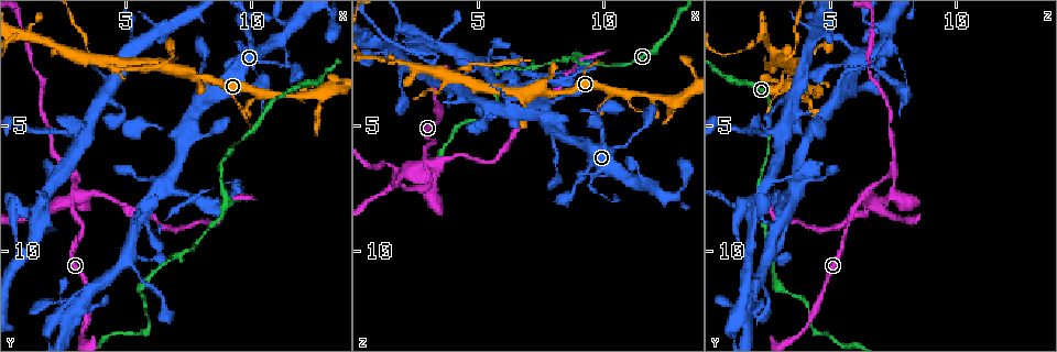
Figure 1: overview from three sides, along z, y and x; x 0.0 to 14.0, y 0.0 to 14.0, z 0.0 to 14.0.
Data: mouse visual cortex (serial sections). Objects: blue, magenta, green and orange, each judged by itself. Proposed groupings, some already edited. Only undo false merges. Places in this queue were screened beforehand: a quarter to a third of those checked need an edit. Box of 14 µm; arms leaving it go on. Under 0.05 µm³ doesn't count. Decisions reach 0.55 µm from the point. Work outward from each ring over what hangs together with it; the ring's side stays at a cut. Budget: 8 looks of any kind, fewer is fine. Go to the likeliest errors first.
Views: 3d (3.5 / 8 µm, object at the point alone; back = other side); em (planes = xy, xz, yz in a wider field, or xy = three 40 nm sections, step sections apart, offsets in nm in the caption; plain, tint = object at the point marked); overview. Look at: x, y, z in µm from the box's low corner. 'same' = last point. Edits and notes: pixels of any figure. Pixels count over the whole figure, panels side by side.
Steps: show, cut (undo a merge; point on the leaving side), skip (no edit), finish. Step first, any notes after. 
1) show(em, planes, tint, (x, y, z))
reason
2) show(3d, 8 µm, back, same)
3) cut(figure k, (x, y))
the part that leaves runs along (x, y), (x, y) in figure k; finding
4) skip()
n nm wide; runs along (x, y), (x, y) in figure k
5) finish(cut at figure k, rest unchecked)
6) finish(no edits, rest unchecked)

show(3d, 3.5 µm, (2.2, 12.0, 2.1))

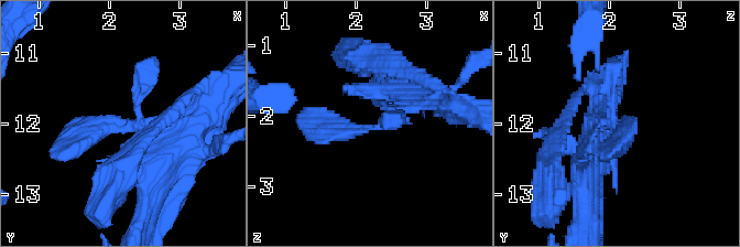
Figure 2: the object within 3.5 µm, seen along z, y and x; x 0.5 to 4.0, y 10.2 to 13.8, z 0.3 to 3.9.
show(em, xy, step 1, tint, (2.15, 12.05, 2.20))

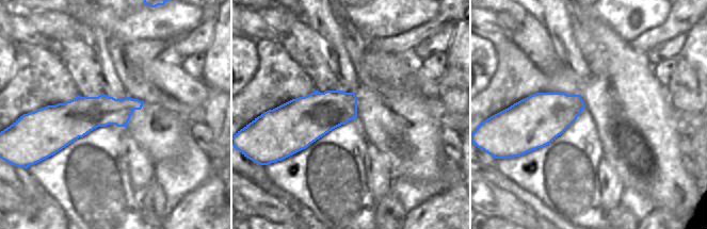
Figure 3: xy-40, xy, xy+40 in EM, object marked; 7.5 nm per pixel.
skip()
320 nm wide; runs along (430, 97), (368, 129), (304, 115) in figure 2; one cell here

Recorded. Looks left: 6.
show(3d, 3.5 µm, back, (4.0, 2.3, 3.2))
sharp bend

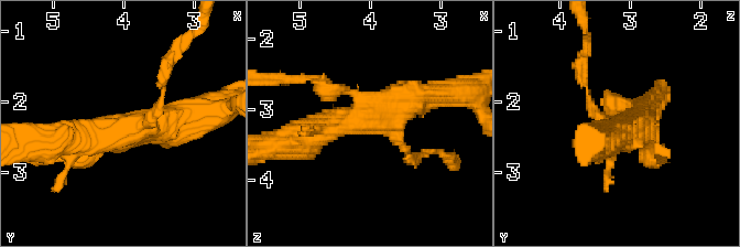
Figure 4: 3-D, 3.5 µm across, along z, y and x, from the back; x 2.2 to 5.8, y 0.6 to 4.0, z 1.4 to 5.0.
show(em, xy, step 1, tint, (4.10, 2.40, 3.10))
4 arms; arms of 150, 200, 450, 450 nm; need the tissue

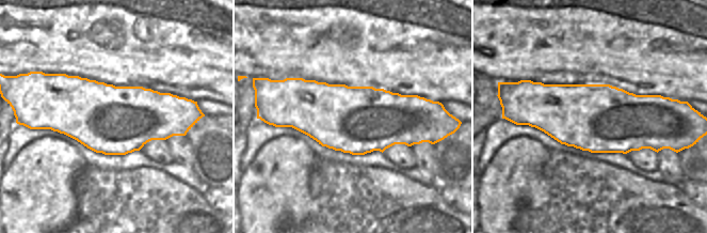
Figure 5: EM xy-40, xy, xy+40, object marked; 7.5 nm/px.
skip()
runs along (297, 139), (430, 96) in figure 4; one cell here

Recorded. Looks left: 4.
show(3d, 8 µm, back, (7.3, 7.7, 3.2))
a narrow waist

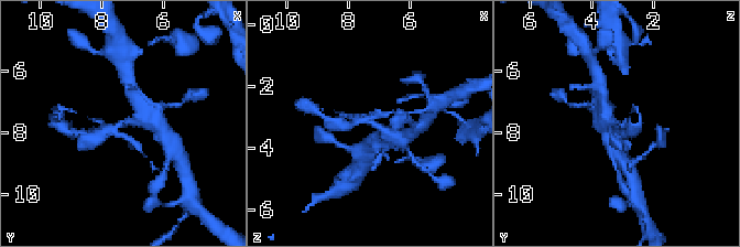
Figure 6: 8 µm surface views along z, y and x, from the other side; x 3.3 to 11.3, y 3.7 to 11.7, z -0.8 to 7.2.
show(3d, 3.5 µm, (7.2, 7.6, 3.1))

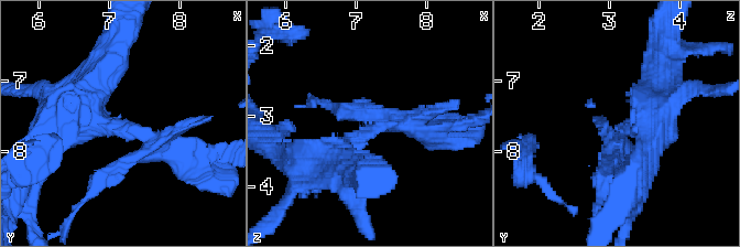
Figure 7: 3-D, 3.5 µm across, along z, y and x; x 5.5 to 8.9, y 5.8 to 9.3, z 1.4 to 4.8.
show(em, xy, step 3, tint, (7.25, 7.70, 3.20))
shape alone is not enough

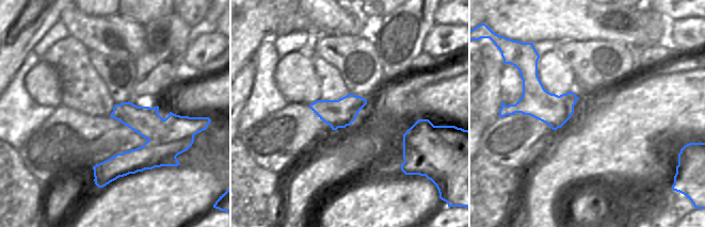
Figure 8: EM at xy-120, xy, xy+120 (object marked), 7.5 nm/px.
skip()
runs along (179, 124), (143, 158), (97, 180) in figure 8; all the same cell

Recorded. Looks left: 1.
finish(no edits, rest unchecked)

